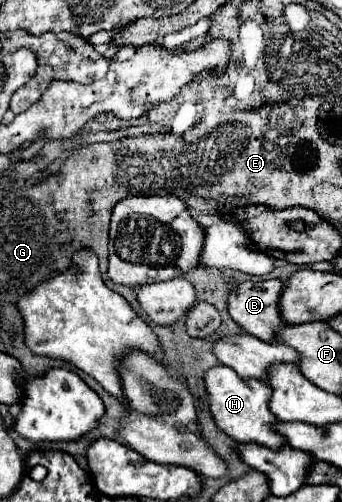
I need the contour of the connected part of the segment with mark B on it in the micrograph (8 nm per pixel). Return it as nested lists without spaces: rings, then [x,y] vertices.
[[[281,280],[241,282],[229,292],[227,306],[231,318],[251,336],[259,340],[277,340],[275,330],[285,324],[279,314]]]

